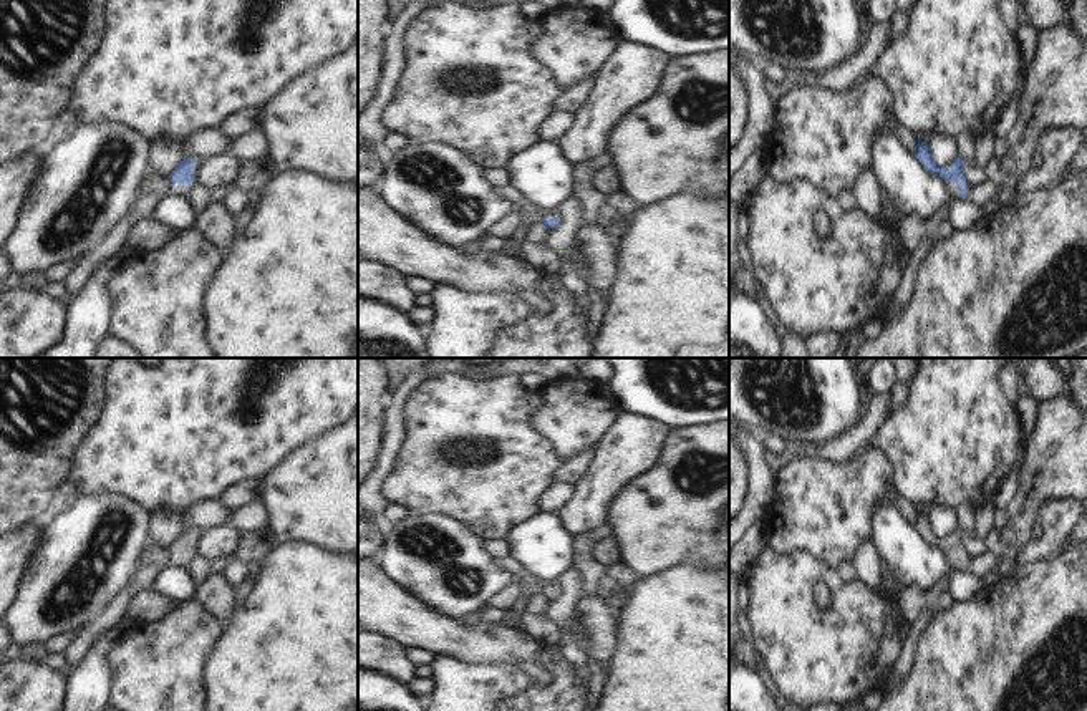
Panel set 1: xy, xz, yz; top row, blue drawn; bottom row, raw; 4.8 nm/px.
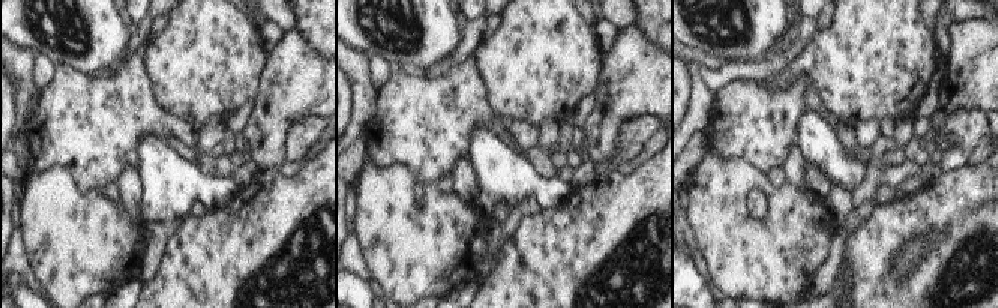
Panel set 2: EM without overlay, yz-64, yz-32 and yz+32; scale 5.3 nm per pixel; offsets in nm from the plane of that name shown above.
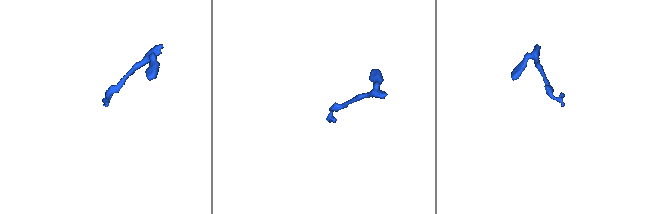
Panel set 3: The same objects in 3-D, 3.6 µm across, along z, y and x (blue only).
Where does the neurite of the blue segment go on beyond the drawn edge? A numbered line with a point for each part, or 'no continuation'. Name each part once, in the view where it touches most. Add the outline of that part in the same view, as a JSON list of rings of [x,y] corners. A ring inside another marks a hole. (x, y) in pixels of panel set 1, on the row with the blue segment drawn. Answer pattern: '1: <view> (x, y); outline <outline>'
1: xy (181, 189); outline [[[164,176],[164,179],[171,182],[171,177],[169,177],[169,176]],[[192,181],[192,182],[194,182],[194,181]],[[171,182],[171,192],[176,192],[176,194],[186,197],[187,189],[192,186],[192,182],[191,182],[191,184],[172,184],[172,182]]]

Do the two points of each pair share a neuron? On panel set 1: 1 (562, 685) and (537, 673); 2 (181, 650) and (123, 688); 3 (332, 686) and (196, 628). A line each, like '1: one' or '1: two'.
1: two
2: one
3: two

